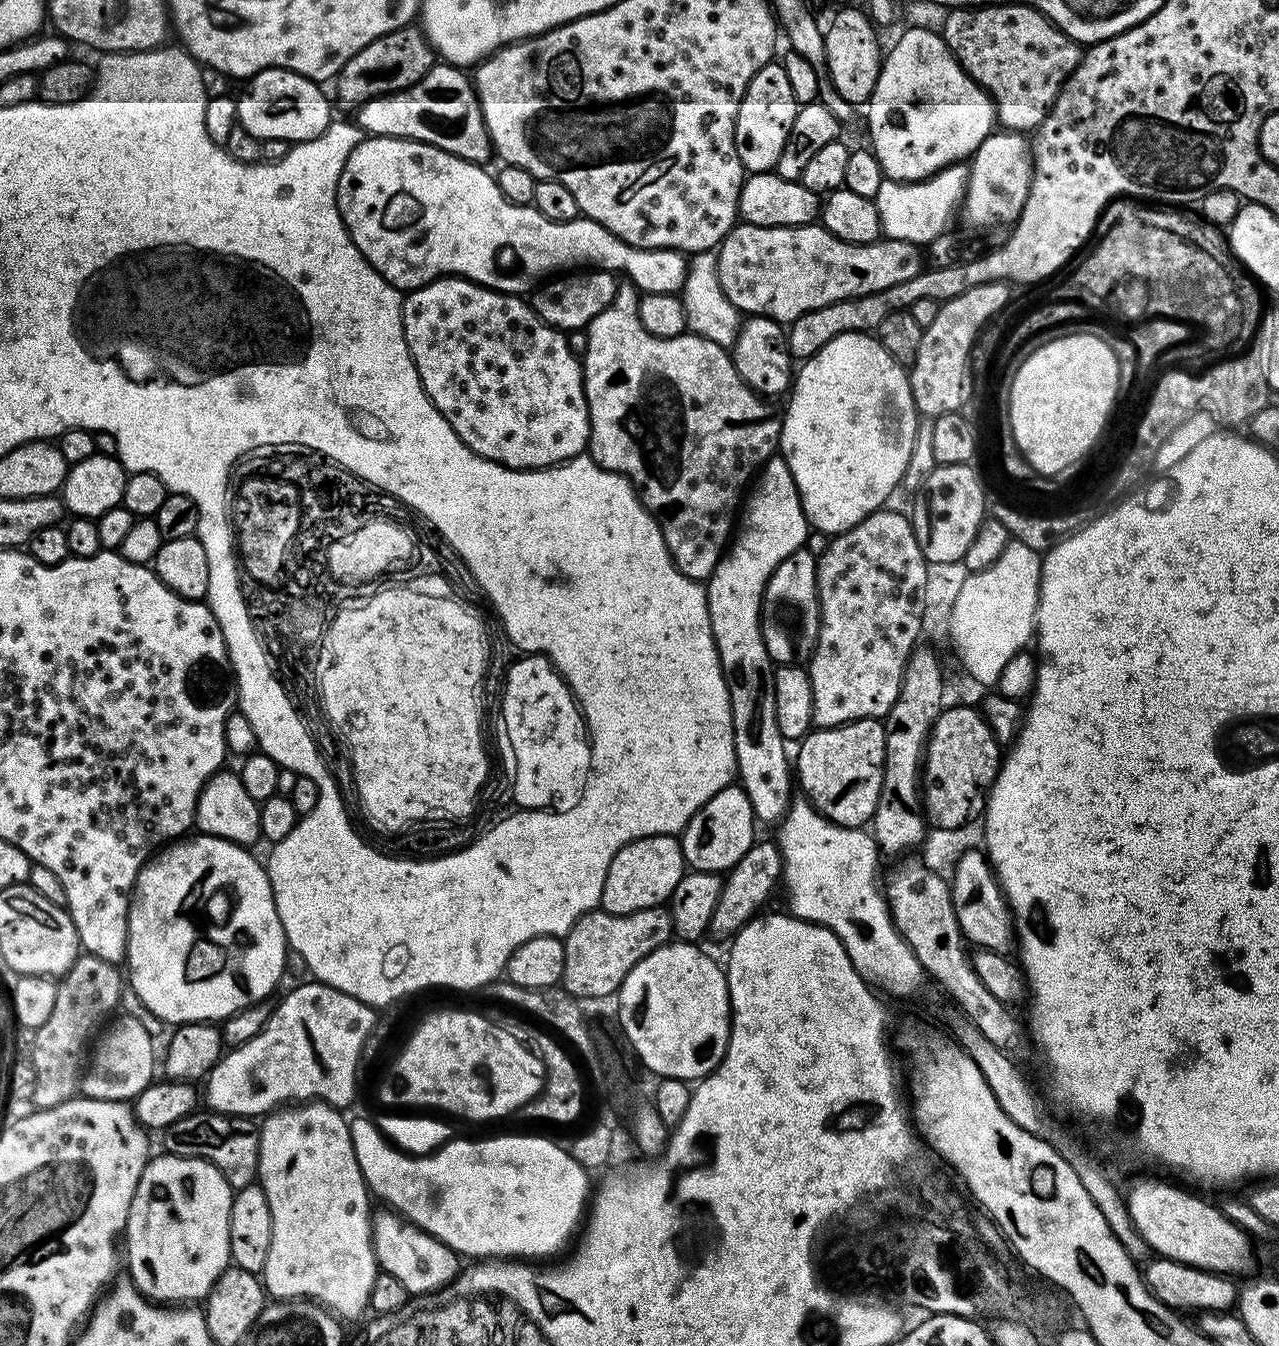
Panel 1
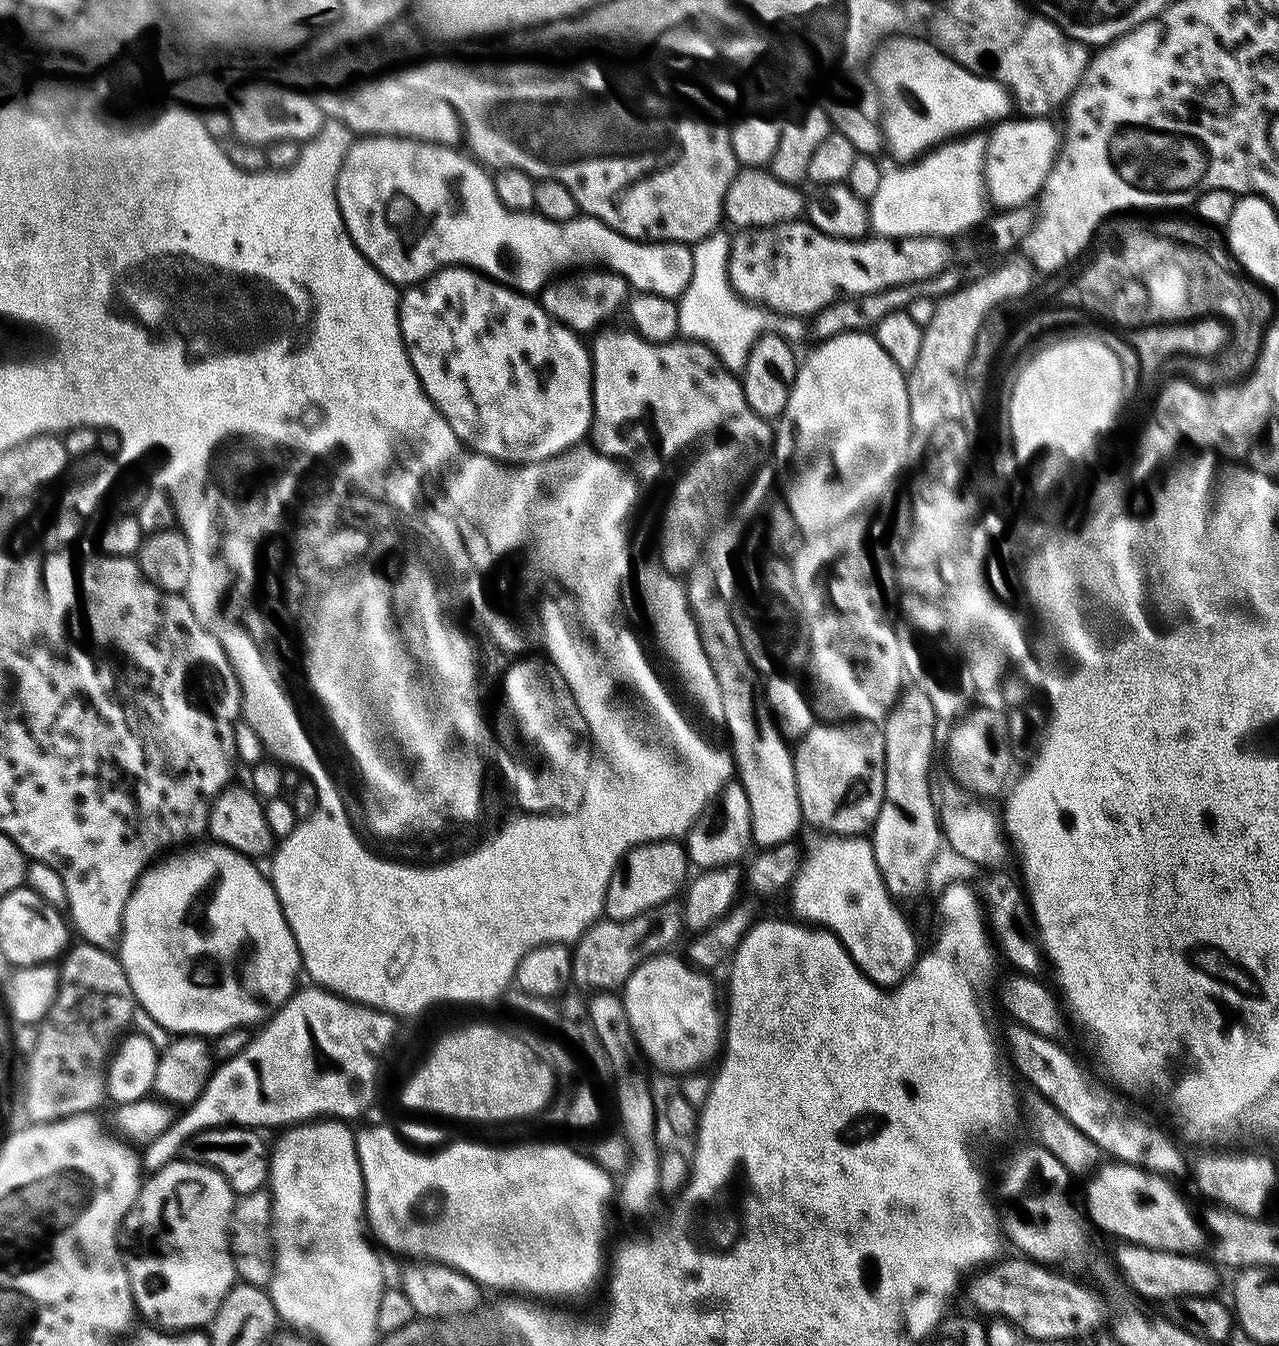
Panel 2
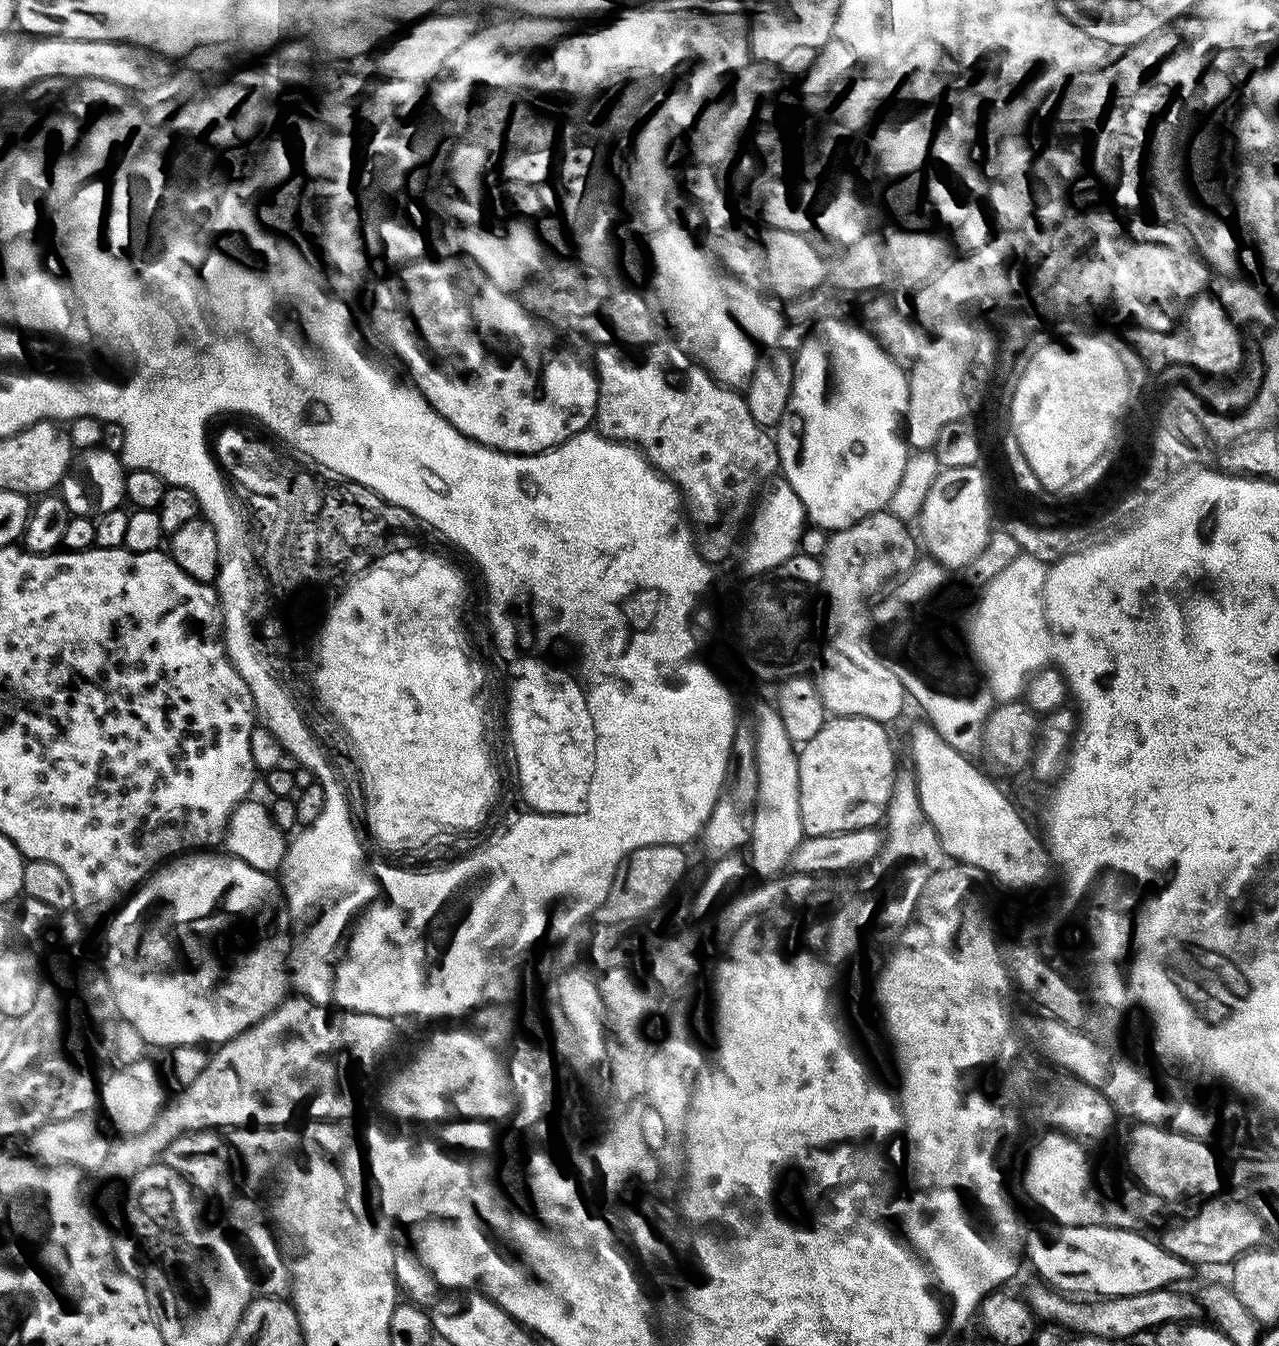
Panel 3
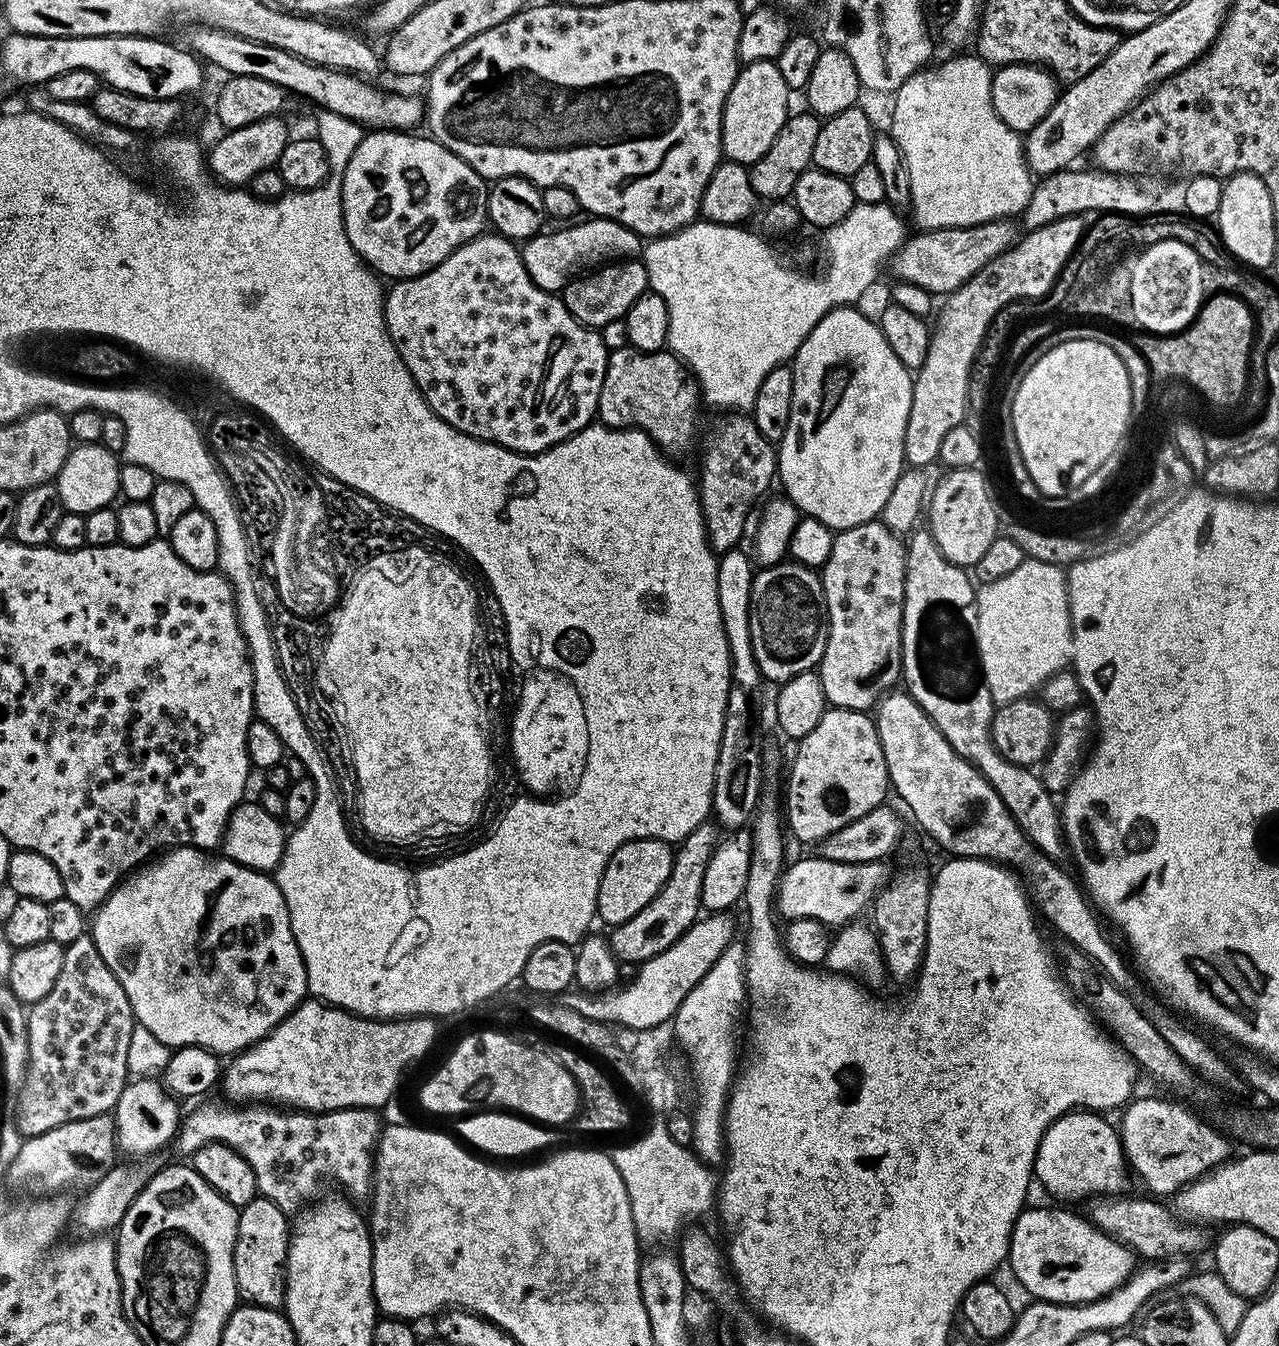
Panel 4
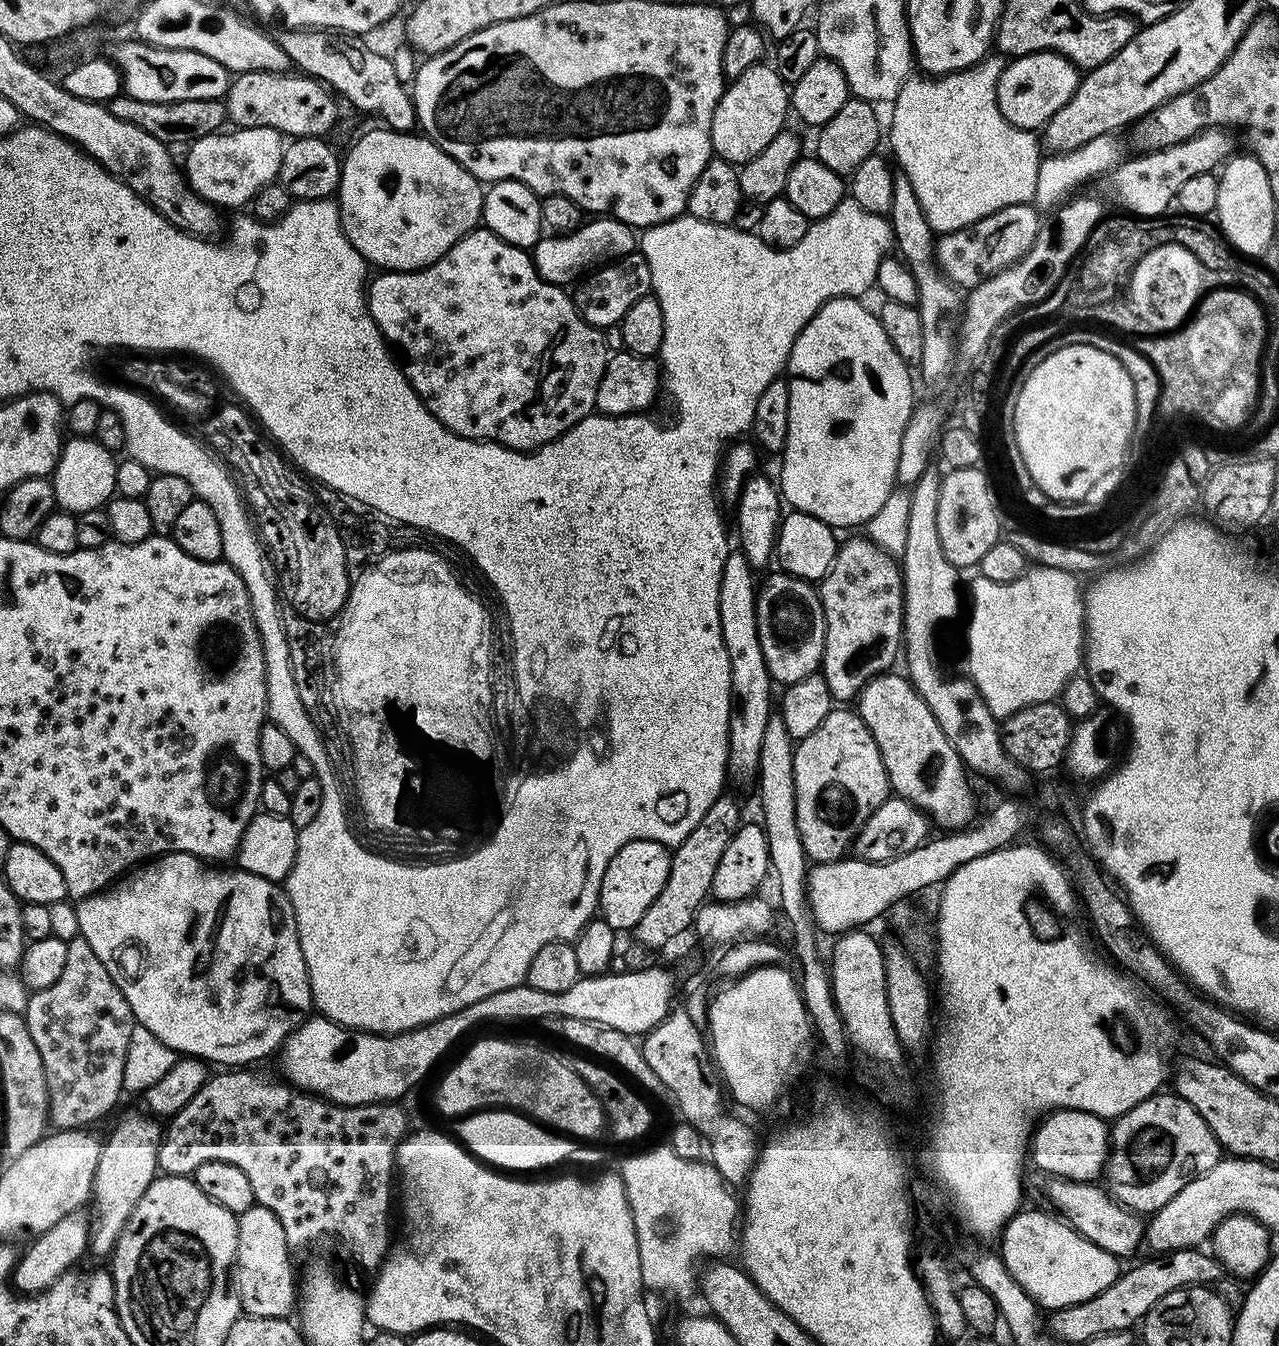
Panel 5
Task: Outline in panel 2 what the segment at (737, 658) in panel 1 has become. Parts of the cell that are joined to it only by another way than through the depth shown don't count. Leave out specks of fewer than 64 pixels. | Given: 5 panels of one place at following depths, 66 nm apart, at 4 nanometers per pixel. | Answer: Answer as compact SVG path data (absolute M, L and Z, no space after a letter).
M772 709L760 712L760 740L756 740L756 744L744 744L744 764L734 766L738 781L745 788L746 797L750 798L752 844L757 849L767 850L787 844L793 839L792 835L802 828L793 755L789 741L776 725Z

